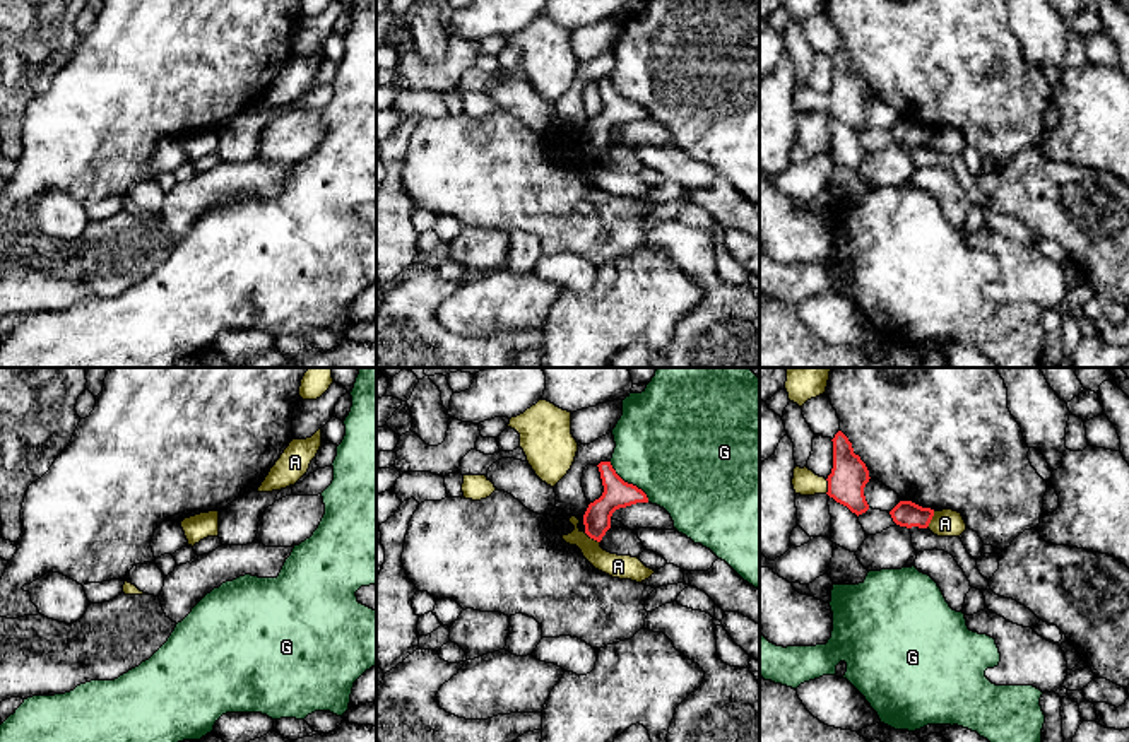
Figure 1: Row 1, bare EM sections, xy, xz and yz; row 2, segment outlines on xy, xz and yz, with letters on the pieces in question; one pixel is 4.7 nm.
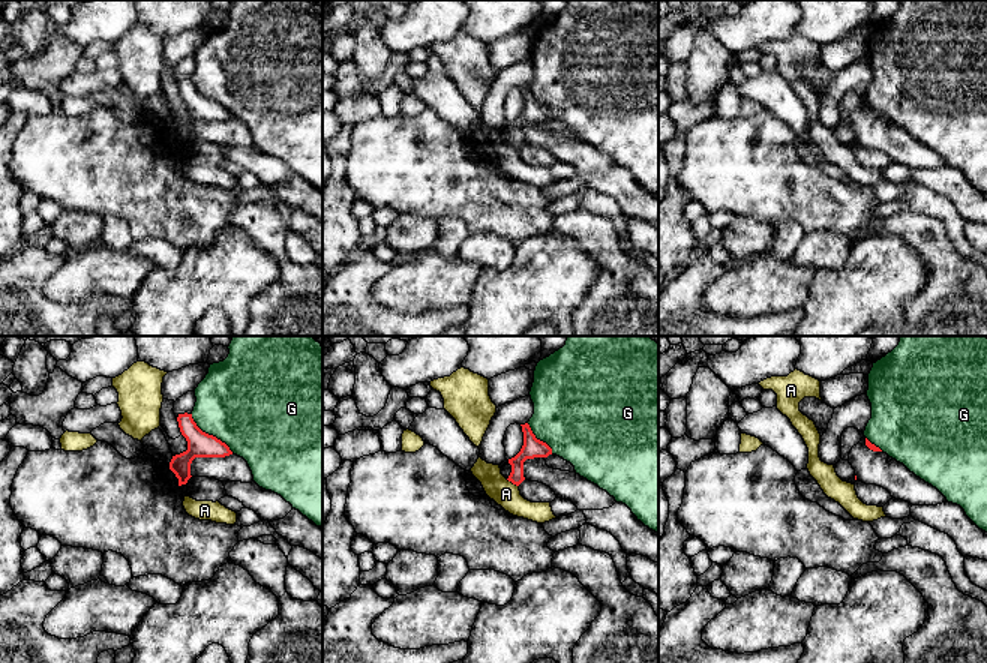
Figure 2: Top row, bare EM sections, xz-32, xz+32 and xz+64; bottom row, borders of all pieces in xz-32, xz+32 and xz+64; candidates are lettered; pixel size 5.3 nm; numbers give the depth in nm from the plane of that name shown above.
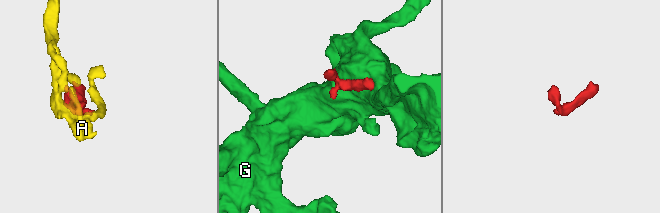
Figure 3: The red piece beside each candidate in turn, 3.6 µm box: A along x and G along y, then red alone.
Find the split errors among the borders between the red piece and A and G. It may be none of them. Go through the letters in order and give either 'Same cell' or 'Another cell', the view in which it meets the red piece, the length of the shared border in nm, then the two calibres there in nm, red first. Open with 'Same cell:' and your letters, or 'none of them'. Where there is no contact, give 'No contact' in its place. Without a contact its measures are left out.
Same cell: A
A: Same cell. Touches red in yz. Shared border 90 nm. Thickness 120 nm (red) against 130 nm
G: Another cell. Touches red in xz. Shared border 260 nm. Thickness 130 nm (red) against 480 nm

